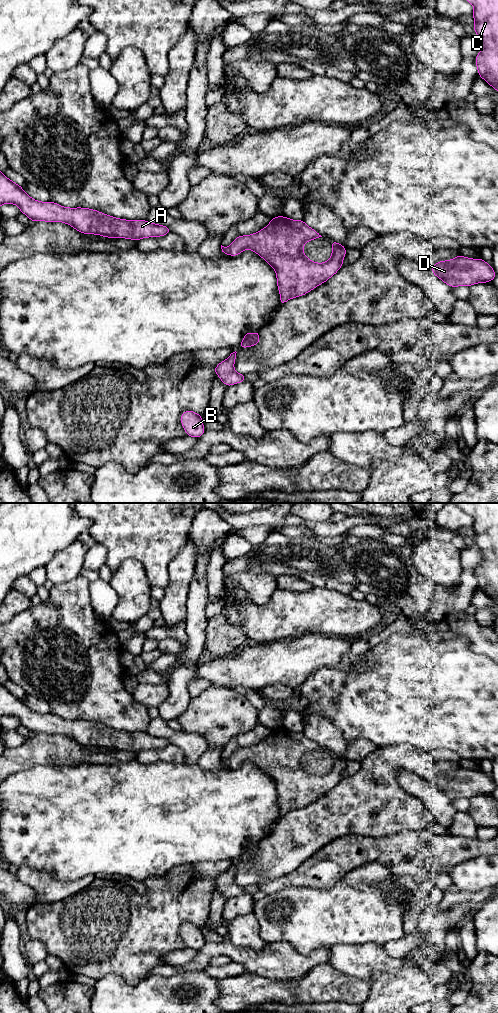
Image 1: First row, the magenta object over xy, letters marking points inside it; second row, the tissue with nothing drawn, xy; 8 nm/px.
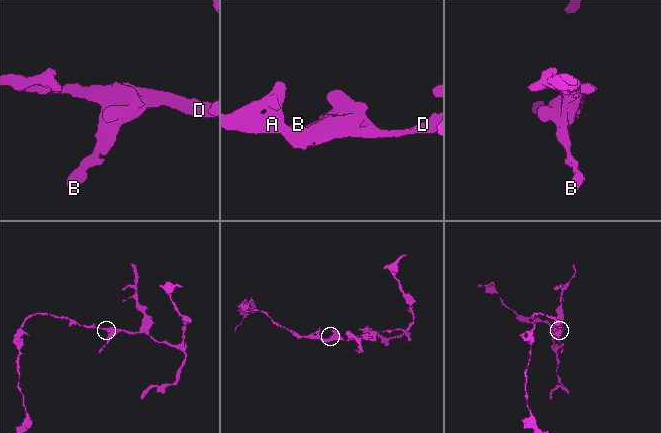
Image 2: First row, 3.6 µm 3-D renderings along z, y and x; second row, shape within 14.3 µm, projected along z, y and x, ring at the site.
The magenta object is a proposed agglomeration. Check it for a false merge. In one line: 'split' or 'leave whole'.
leave whole

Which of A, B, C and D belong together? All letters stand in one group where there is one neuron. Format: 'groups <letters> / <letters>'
groups A B C D

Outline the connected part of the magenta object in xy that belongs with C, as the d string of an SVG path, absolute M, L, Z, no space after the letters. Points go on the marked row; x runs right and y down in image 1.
M466 0L473 7L474 32L482 42L481 51L477 54L475 63L479 77L498 91L498 0Z

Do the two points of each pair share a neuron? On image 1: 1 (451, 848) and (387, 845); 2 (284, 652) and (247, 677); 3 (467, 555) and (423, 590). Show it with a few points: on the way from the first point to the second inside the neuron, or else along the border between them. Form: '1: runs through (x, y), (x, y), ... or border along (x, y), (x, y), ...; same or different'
1: runs through (435, 848), (403, 848); same
2: runs through (275, 661), (259, 665), (256, 668); same
3: border along (436, 586), (434, 599), (429, 609); different

